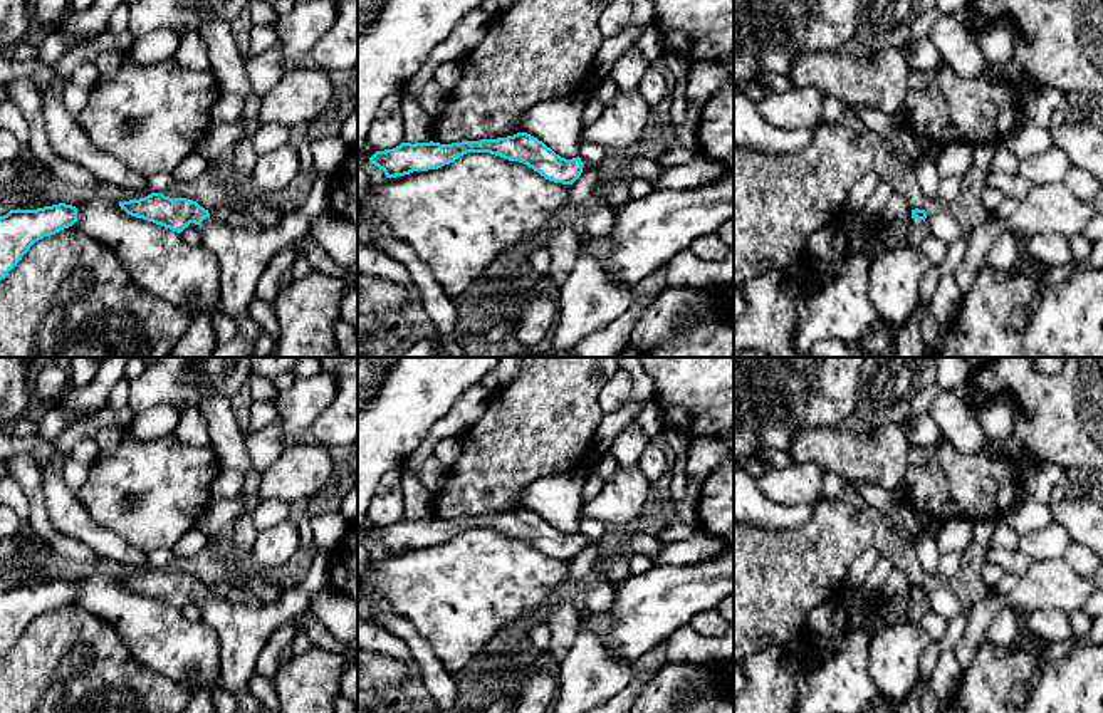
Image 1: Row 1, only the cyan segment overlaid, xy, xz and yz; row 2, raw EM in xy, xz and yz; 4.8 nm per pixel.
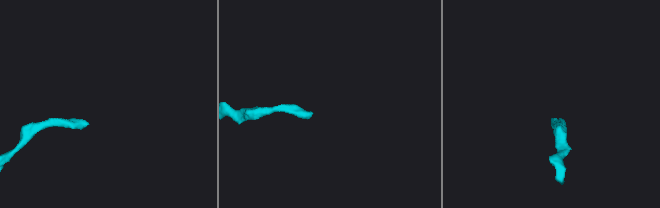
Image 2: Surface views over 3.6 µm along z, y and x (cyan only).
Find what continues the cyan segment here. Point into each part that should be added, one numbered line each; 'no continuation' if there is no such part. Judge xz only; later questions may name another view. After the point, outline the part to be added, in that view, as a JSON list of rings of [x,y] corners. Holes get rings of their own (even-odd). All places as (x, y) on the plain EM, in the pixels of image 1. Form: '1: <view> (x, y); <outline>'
1: xz (615, 561); [[[581,535],[583,547],[596,544],[599,547],[599,564],[613,585],[619,585],[630,575],[630,554],[619,549],[609,537],[604,542],[594,542]]]

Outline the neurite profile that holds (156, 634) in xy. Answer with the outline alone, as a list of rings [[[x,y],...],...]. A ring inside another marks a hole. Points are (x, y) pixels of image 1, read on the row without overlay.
[[[94,572],[71,577],[77,584],[74,606],[107,621],[136,661],[190,688],[220,678],[220,641],[203,621],[190,621],[181,609],[128,591],[118,577]]]

